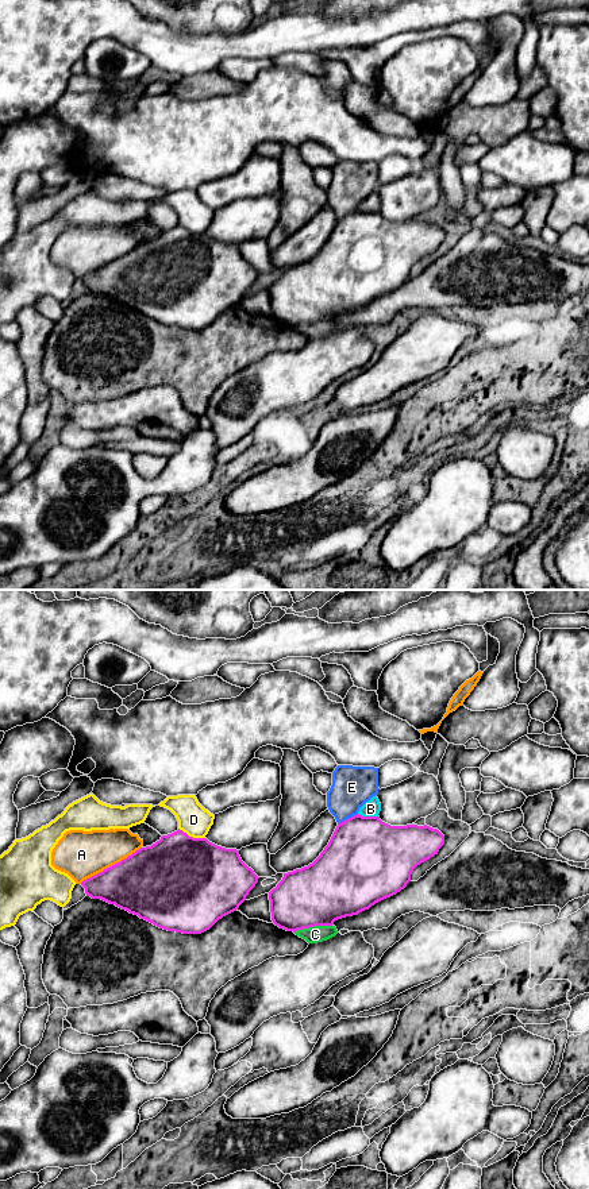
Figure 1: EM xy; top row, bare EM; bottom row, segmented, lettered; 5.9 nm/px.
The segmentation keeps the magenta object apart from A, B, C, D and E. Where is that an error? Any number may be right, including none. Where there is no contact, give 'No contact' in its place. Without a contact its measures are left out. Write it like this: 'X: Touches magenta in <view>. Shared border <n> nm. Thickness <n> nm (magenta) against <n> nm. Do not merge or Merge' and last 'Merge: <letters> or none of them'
A: Touches magenta in xy. Shared border 420 nm. Thickness 400 nm (magenta) against 280 nm. Do not merge
B: Touches magenta in xy. Shared border 120 nm. Thickness 480 nm (magenta) against 100 nm. Do not merge
C: Touches magenta in xy. Shared border 240 nm. Thickness 380 nm (magenta) against 100 nm. Do not merge
D: Touches magenta in xy. Shared border 170 nm. Thickness 500 nm (magenta) against 190 nm. Do not merge
E: Touches magenta in xy. Shared border 140 nm. Thickness 460 nm (magenta) against 240 nm. Do not merge
Merge: none of them

